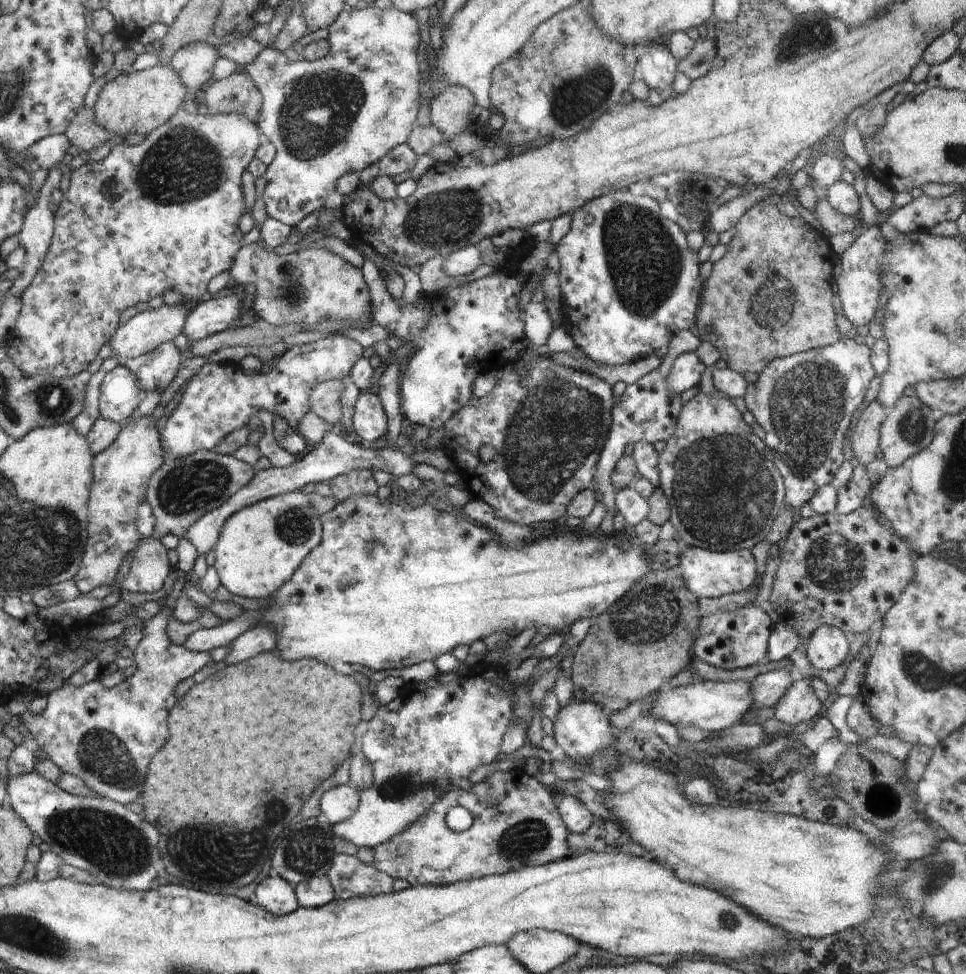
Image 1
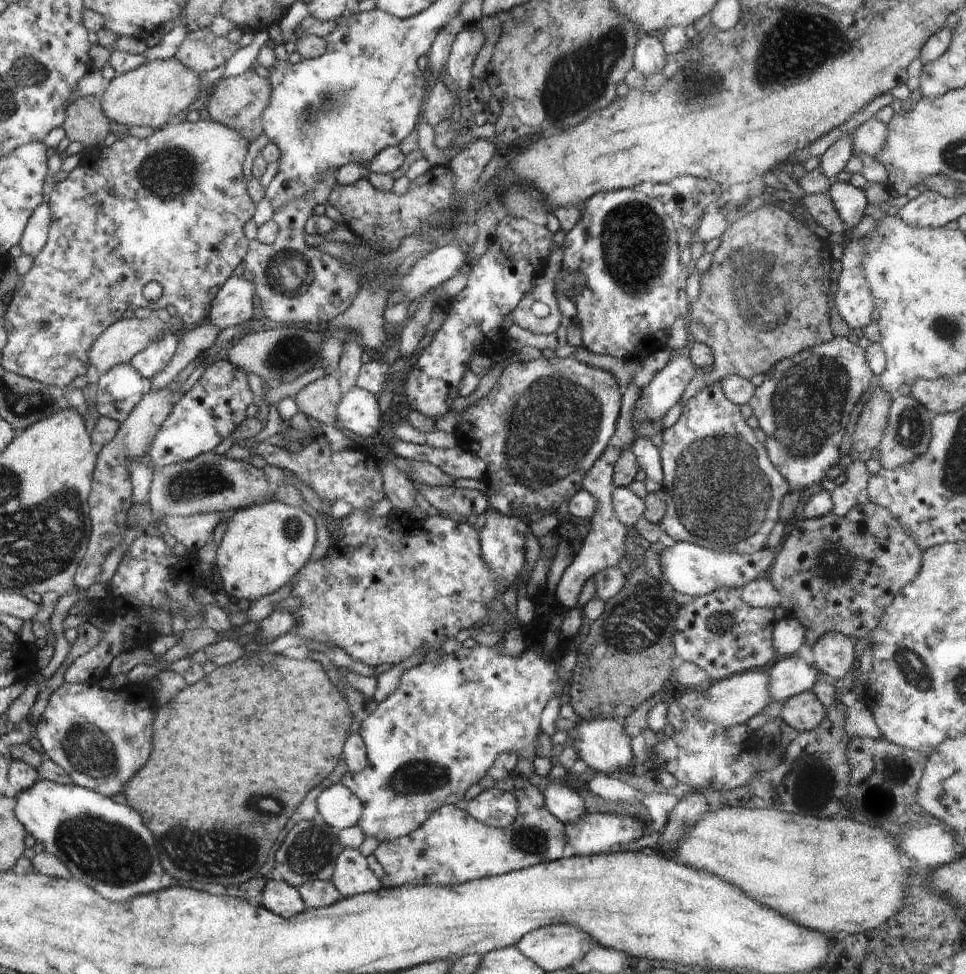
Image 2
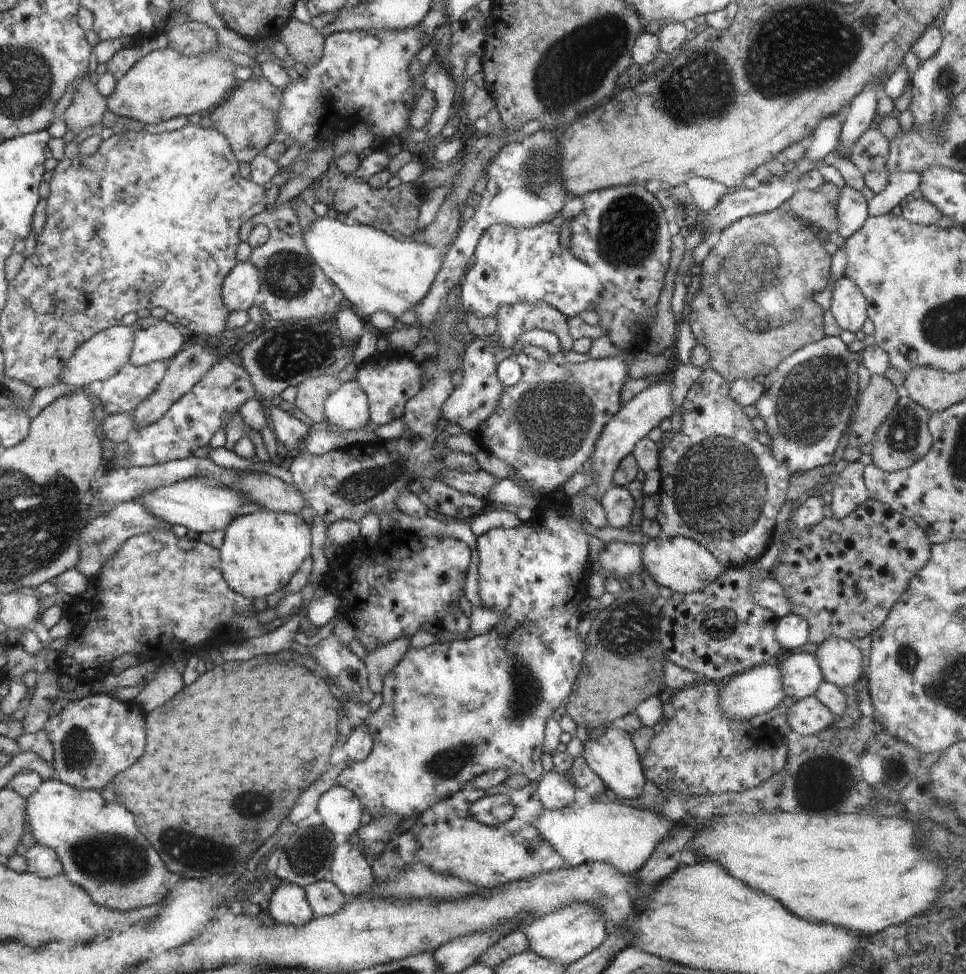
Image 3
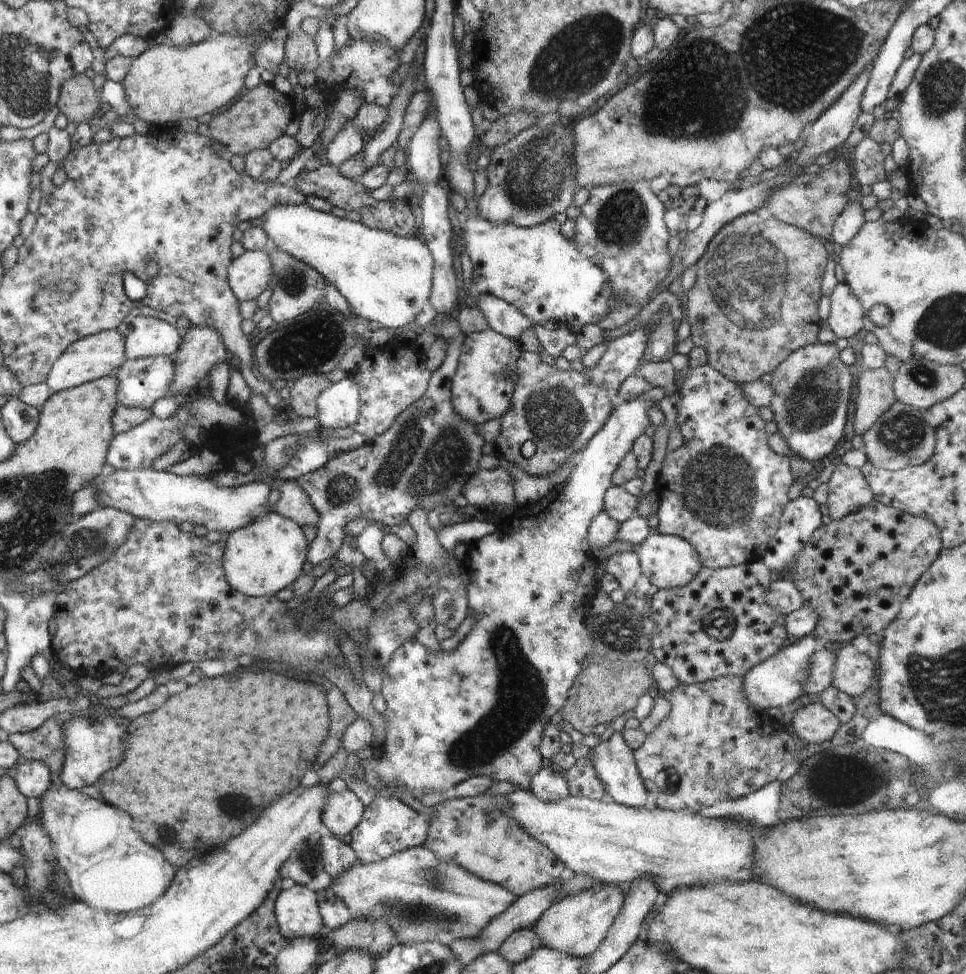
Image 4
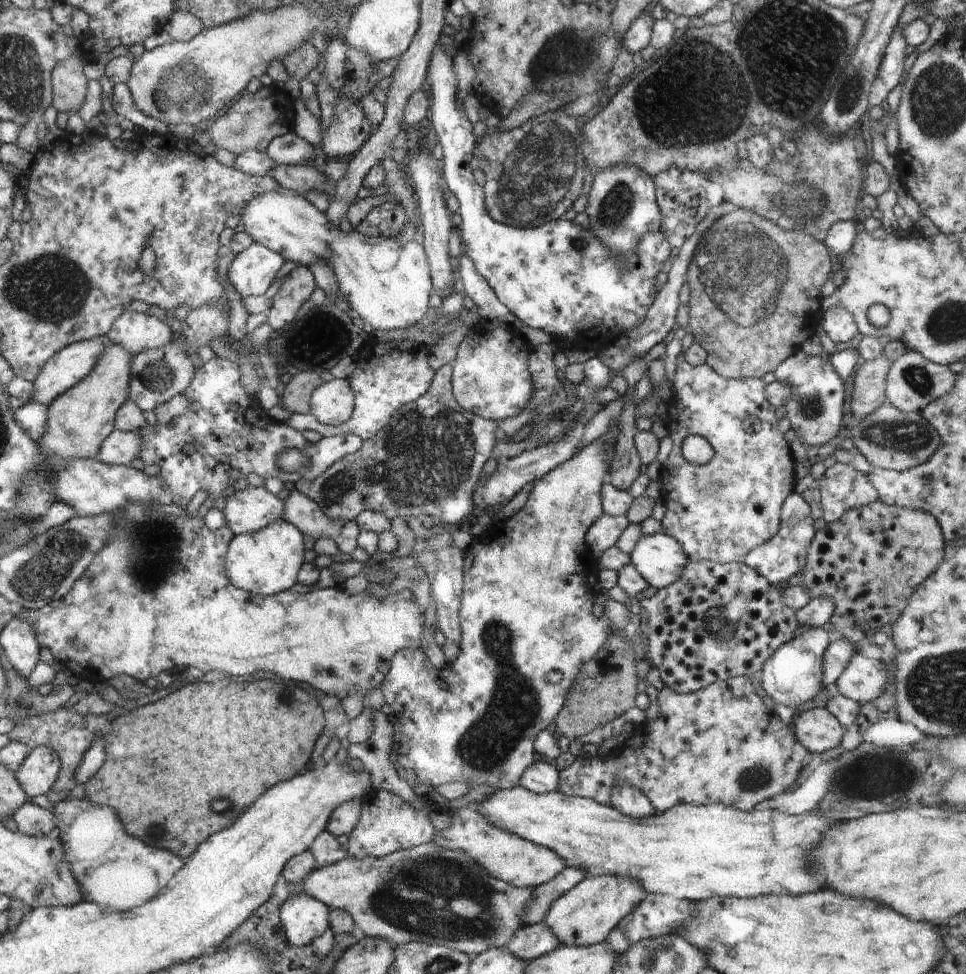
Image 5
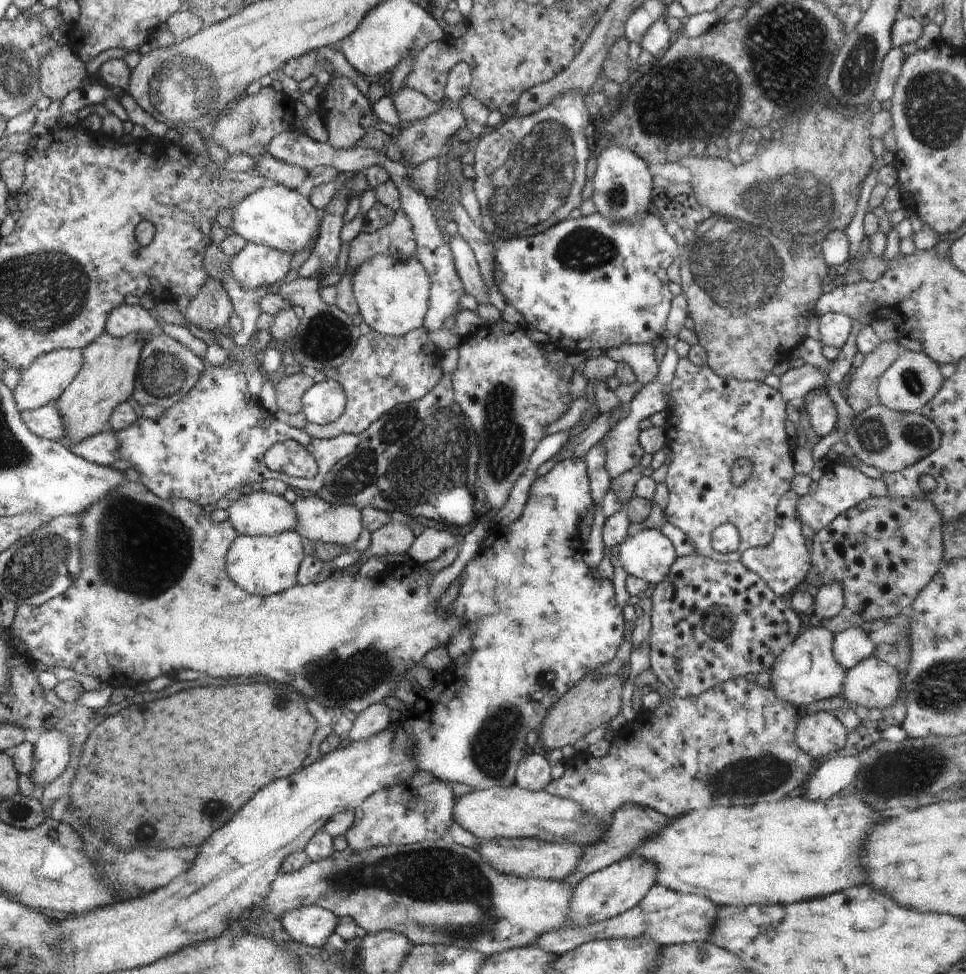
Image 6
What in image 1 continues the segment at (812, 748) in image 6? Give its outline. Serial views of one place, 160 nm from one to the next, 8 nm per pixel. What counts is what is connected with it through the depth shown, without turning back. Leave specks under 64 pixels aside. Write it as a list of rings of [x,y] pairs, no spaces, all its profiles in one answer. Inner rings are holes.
[[[798,676],[790,690],[778,700],[775,720],[793,728],[802,722],[812,722],[821,708],[820,700],[812,691],[810,679]]]

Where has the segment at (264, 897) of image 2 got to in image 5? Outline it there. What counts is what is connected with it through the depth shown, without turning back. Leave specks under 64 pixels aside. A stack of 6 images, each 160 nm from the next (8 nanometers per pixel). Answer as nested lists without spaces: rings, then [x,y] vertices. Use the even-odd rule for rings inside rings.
[[[306,893],[289,896],[279,908],[286,938],[295,947],[306,947],[330,928],[330,908]]]

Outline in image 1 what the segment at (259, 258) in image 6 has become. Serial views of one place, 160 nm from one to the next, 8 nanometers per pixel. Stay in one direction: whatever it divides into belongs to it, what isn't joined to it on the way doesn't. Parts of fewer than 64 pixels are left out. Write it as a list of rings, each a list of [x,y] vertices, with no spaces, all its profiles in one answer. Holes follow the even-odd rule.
[[[242,294],[210,298],[202,304],[192,306],[189,309],[183,334],[195,342],[228,330],[230,322],[236,320],[238,316],[238,308],[240,308],[238,296]]]

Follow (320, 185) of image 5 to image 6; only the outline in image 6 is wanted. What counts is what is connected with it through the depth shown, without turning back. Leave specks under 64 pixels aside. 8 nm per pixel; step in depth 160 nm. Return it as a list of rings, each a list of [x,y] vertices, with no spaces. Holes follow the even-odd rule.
[[[268,153],[256,158],[257,172],[270,183],[284,185],[286,188],[300,188],[304,180],[309,176],[309,171],[270,156]]]

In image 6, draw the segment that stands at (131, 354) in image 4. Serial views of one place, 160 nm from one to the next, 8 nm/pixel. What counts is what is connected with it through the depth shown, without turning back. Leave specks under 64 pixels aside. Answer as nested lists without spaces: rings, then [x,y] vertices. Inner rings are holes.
[[[122,304],[110,314],[105,324],[105,333],[117,338],[132,334],[148,342],[154,338],[152,332],[158,328],[158,324],[144,307]]]

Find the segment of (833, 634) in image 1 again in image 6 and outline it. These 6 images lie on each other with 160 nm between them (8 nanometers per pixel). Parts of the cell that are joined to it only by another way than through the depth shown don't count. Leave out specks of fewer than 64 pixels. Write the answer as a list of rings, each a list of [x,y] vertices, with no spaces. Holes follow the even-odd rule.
[[[870,655],[847,671],[840,696],[868,710],[871,708],[886,709],[894,704],[898,696],[902,695],[902,672],[902,667],[893,667],[875,655]]]

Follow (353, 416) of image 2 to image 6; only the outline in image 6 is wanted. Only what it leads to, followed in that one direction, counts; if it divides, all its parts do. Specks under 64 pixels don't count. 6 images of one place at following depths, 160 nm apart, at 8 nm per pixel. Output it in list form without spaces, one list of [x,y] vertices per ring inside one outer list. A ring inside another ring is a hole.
[[[327,378],[323,382],[314,383],[305,392],[302,402],[304,416],[308,421],[327,425],[344,414],[348,397],[337,380]]]

